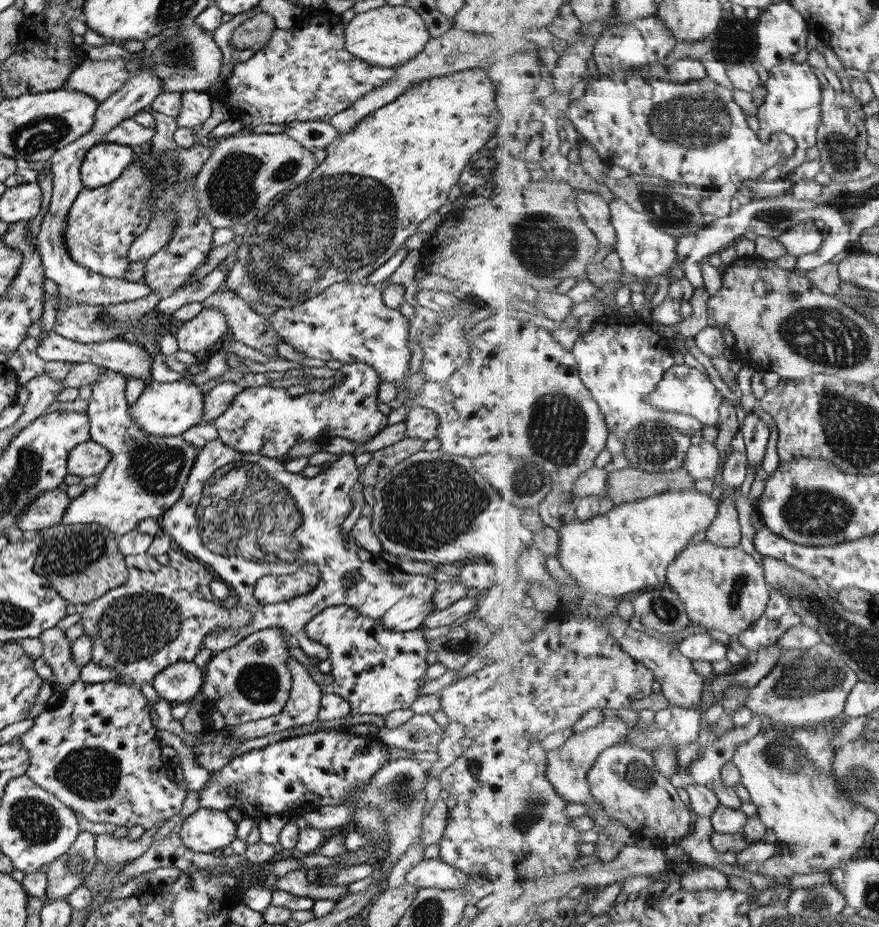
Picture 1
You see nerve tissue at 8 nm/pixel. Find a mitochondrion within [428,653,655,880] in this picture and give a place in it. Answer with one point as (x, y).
(535, 806)

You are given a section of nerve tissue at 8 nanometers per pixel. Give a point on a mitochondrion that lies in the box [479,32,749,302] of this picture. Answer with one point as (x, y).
(699, 120)

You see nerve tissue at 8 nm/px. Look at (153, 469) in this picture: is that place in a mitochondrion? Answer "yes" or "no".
yes

